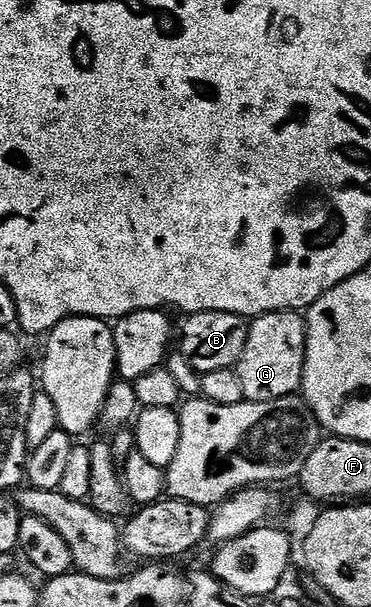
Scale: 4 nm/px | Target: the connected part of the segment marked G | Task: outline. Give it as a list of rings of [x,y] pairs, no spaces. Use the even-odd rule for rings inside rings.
[[[296,310],[268,312],[265,316],[255,317],[249,323],[246,346],[235,366],[238,378],[242,378],[242,394],[245,400],[270,402],[295,396],[301,391],[307,333],[305,317]]]

